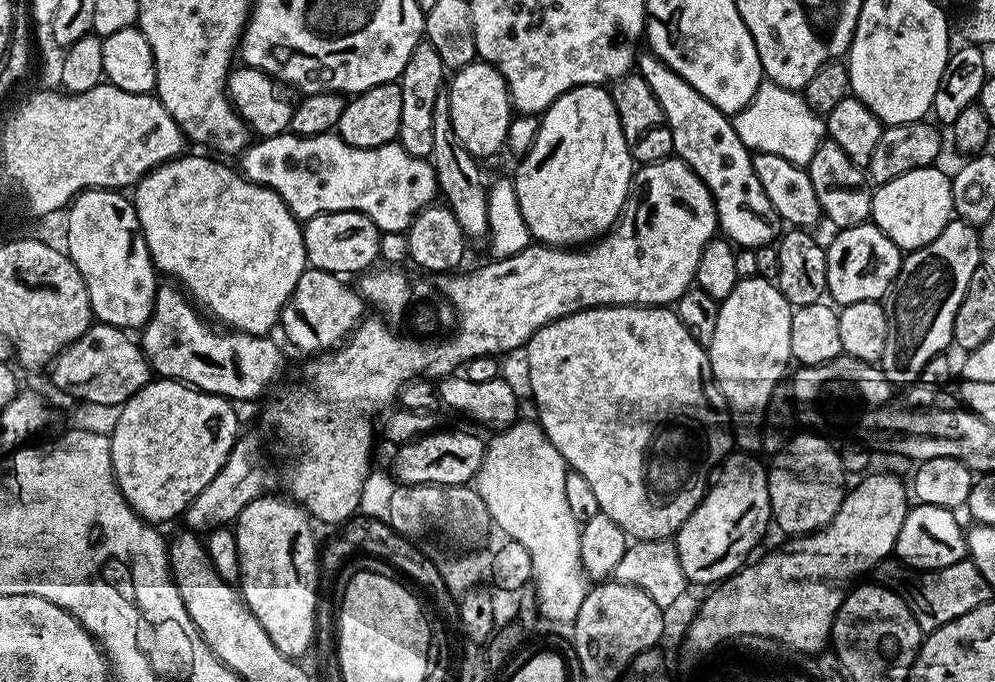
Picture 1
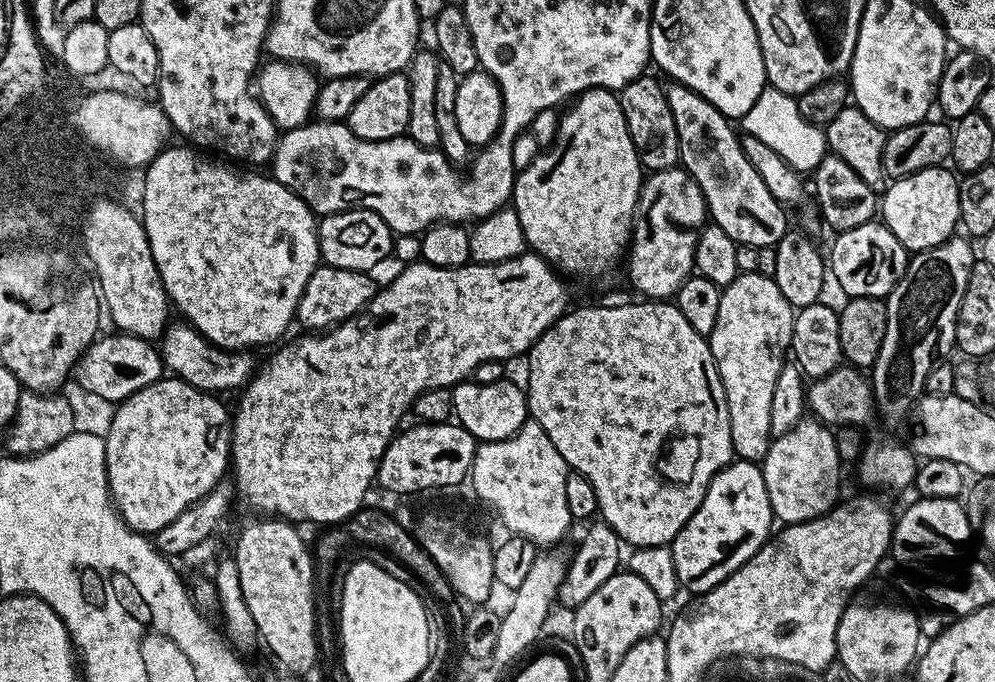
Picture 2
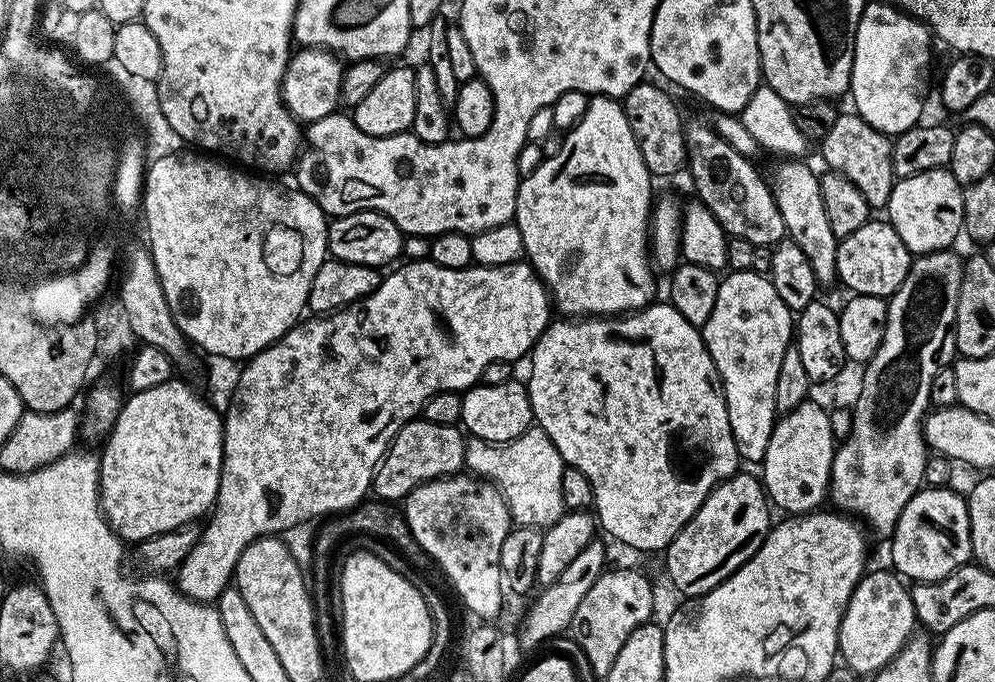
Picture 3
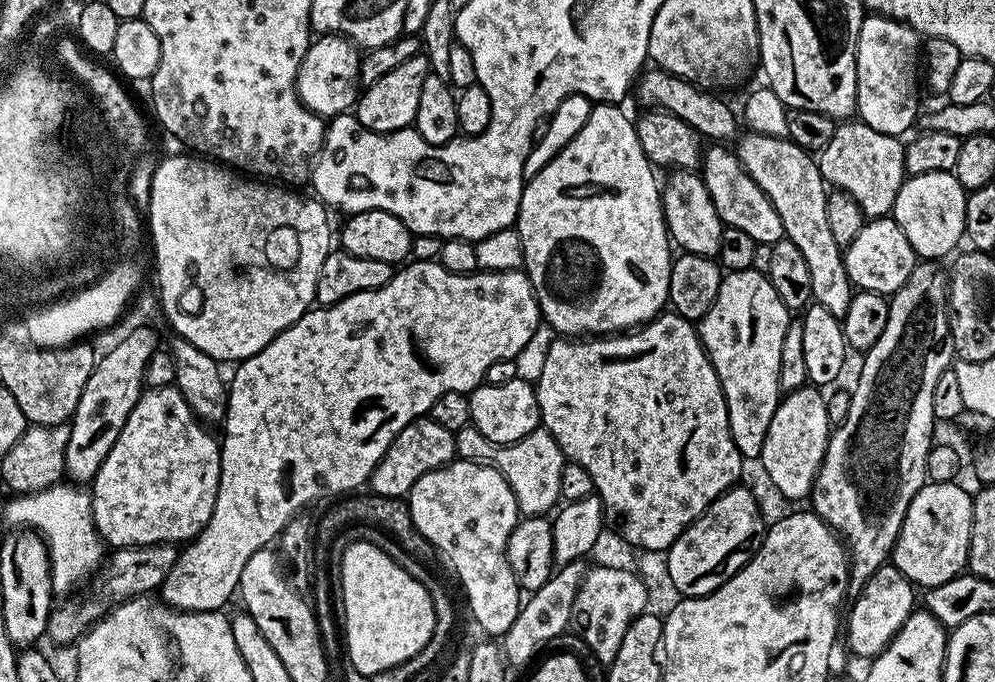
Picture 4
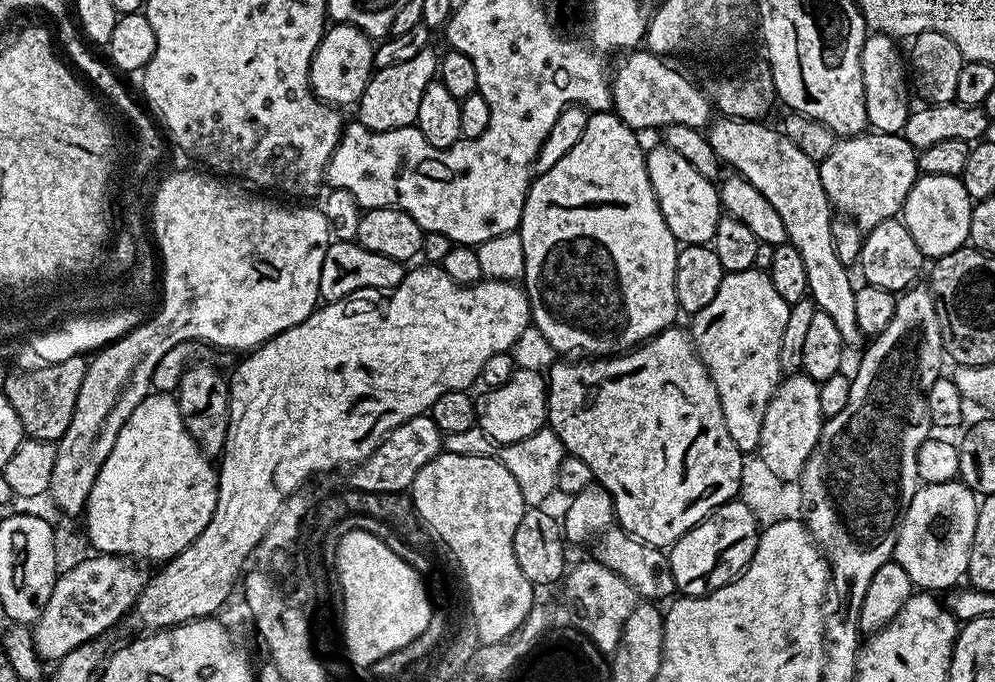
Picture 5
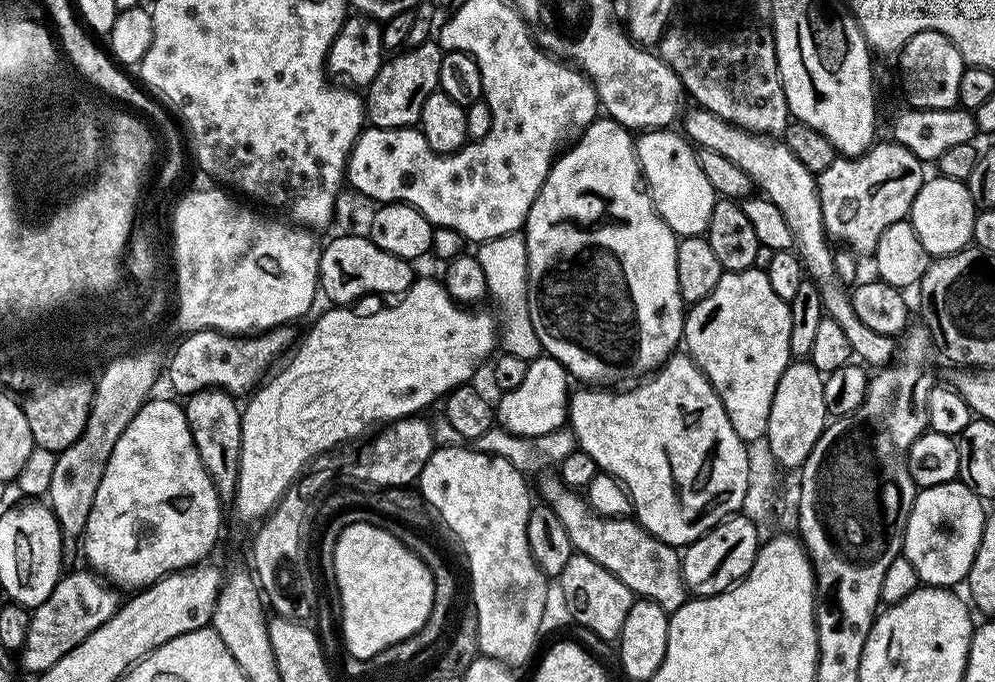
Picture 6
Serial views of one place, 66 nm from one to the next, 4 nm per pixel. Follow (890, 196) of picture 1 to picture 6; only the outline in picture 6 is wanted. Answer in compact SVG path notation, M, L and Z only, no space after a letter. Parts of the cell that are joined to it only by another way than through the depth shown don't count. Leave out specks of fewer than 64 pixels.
M939 174L925 179L924 185L912 203L910 219L918 234L918 242L926 246L929 257L939 258L961 252L972 244L974 218L978 211L976 204L970 198L967 183L962 180L951 180Z

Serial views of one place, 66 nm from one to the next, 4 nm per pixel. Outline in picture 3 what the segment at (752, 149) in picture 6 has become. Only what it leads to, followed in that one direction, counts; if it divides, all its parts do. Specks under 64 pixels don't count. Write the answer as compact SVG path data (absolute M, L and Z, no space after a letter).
M788 158L773 170L770 175L772 196L776 199L778 210L782 214L782 222L787 239L794 243L810 258L810 266L816 275L817 285L836 284L836 245L838 238L834 230L830 230L830 221L826 219L826 206L822 206L822 190L820 176L812 173L799 159Z

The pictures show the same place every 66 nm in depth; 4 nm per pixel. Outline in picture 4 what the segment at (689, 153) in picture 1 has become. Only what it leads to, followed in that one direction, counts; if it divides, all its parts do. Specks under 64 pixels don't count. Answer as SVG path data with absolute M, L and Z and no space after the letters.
M712 146L702 156L702 179L710 198L714 202L714 210L718 210L722 223L734 230L748 234L757 244L774 245L785 239L782 218L778 218L778 210L766 198L766 194L746 174L746 170L740 165L740 159L735 151L728 146Z

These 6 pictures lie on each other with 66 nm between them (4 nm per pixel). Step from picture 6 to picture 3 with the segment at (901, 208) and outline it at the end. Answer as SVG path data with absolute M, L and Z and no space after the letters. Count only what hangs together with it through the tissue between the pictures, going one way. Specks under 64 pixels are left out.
M842 114L838 122L834 122L830 134L819 141L818 148L831 171L841 172L862 190L862 198L866 198L869 209L883 209L887 205L897 179L892 173L892 140L883 132L870 126L861 116Z

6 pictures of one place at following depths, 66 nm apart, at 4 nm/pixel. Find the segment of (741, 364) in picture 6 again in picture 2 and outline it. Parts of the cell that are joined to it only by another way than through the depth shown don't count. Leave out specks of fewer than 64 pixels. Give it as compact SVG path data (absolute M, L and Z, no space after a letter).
M756 271L739 273L736 280L721 291L718 322L714 322L714 330L706 339L714 354L718 374L722 378L730 414L732 450L739 459L760 462L768 453L769 443L773 439L770 426L770 401L774 395L774 382L778 378L778 370L782 370L792 347L793 315L792 304L786 302L786 298L782 298L782 290L778 290L775 280L772 277L764 277Z

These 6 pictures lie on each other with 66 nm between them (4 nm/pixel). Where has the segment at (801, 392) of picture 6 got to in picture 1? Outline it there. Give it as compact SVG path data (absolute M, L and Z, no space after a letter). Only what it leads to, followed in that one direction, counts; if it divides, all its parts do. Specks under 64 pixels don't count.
M812 430L797 431L789 439L788 443L771 457L772 464L768 468L768 489L770 490L770 506L772 507L772 519L775 527L789 532L789 537L806 536L810 532L817 532L822 526L838 514L838 506L842 506L846 485L846 473L840 461L840 452L831 444L829 437L817 434Z

